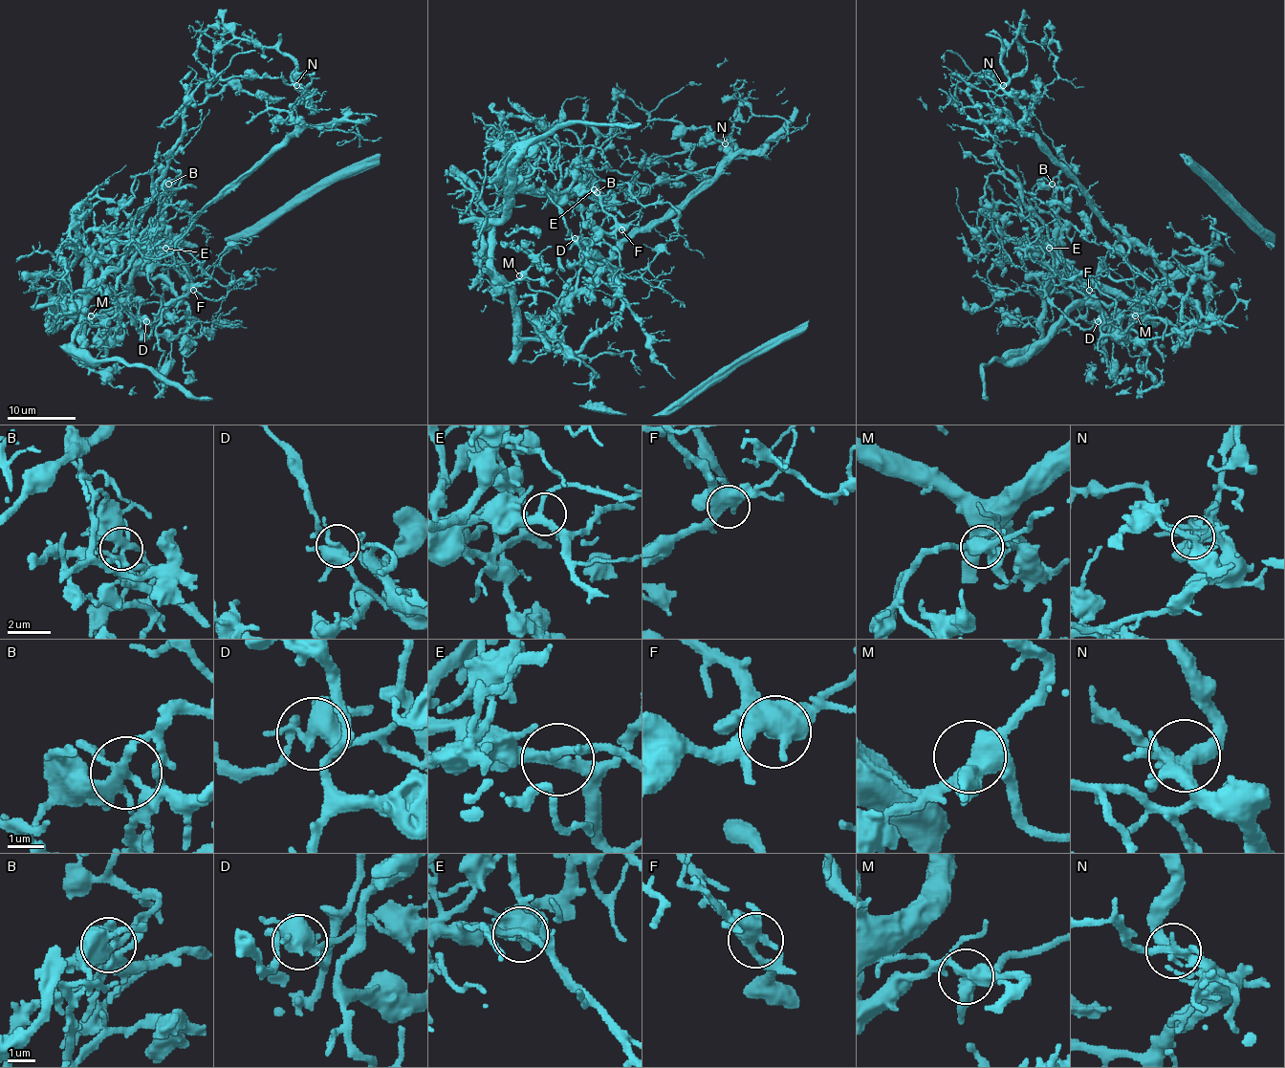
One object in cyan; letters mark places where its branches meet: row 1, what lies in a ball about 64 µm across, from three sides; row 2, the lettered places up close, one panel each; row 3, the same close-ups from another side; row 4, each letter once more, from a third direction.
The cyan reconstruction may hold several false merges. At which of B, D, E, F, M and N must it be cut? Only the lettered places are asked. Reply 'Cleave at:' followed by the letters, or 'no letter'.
Cleave at: B, D

